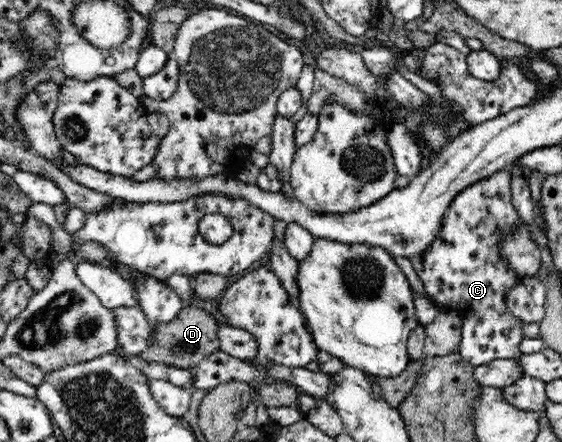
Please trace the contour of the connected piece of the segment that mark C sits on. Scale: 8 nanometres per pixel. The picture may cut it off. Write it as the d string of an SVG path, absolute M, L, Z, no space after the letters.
M502 169L459 192L446 208L441 218L442 226L438 229L430 246L409 258L426 295L432 298L440 312L452 312L464 322L457 352L466 363L472 364L475 368L492 363L492 360L519 358L522 354L520 343L525 339L522 333L525 323L514 316L506 305L507 295L512 290L512 286L518 284L520 277L508 263L504 263L504 259L498 253L498 240L510 228L523 222L512 204L510 194L512 175L510 169Z

